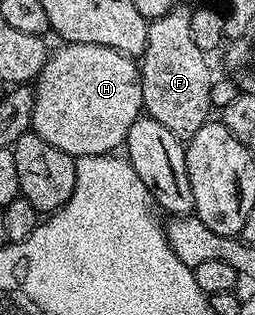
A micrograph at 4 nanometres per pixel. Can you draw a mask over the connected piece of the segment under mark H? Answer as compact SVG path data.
M92 43L59 46L47 56L32 85L32 132L75 159L121 150L128 127L143 112L139 62L112 47Z

